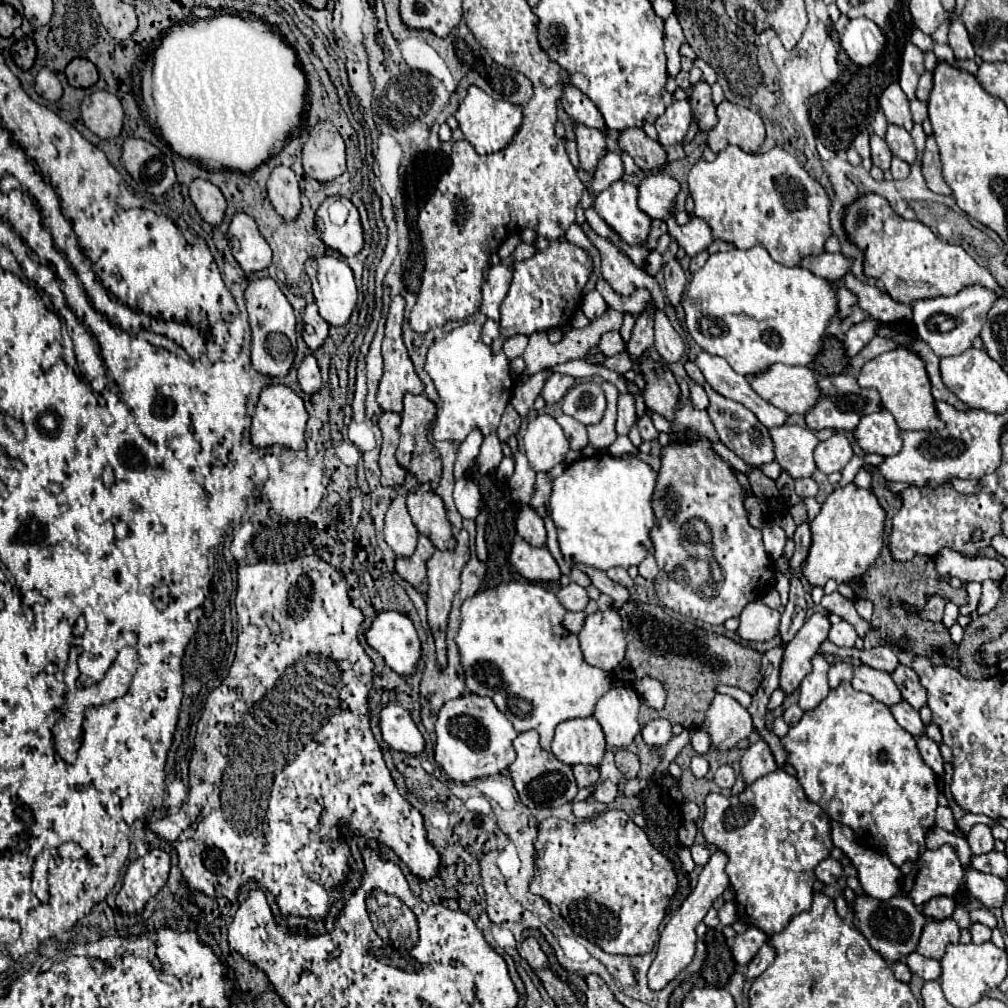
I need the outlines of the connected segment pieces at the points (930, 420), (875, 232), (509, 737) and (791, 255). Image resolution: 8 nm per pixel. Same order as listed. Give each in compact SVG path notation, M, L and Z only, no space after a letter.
M892 349L878 355L876 359L862 365L858 373L858 385L866 389L876 389L880 395L880 409L890 411L896 419L896 425L904 431L924 431L924 429L942 429L944 423L936 417L934 397L930 393L930 381L924 369L924 361L908 349Z
M858 195L850 205L846 205L842 227L848 241L864 253L864 275L882 281L884 291L898 303L912 305L920 299L956 295L972 285L982 285L998 297L1004 297L1004 287L960 245L938 239L932 229L920 221L902 219L882 195Z
M464 693L456 699L446 701L438 713L436 763L450 779L460 783L468 783L484 775L502 773L516 759L516 751L512 747L516 735L518 733L514 731L512 723L496 709L490 697Z
M728 145L716 155L714 161L700 159L688 175L689 192L694 197L694 215L704 219L714 239L732 243L738 249L750 249L754 245L764 247L776 263L798 265L802 257L824 253L824 241L830 237L828 207L830 199L822 185L812 179L802 165L784 149L774 147L768 153L746 153L738 145Z

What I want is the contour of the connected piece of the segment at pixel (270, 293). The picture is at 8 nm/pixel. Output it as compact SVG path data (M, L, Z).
M262 277L250 281L246 287L246 311L252 327L252 367L268 377L282 377L288 373L294 359L296 345L296 317L294 309L276 285L274 279Z

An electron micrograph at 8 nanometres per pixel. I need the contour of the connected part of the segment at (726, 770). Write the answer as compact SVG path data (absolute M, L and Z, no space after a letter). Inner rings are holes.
M722 765L722 767L714 773L714 783L716 783L720 789L724 789L724 791L728 791L728 789L734 785L734 781L736 781L736 771L732 769L732 765Z

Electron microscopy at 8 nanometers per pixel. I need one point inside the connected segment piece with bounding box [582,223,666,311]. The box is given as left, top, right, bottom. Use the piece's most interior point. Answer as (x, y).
(624, 278)

